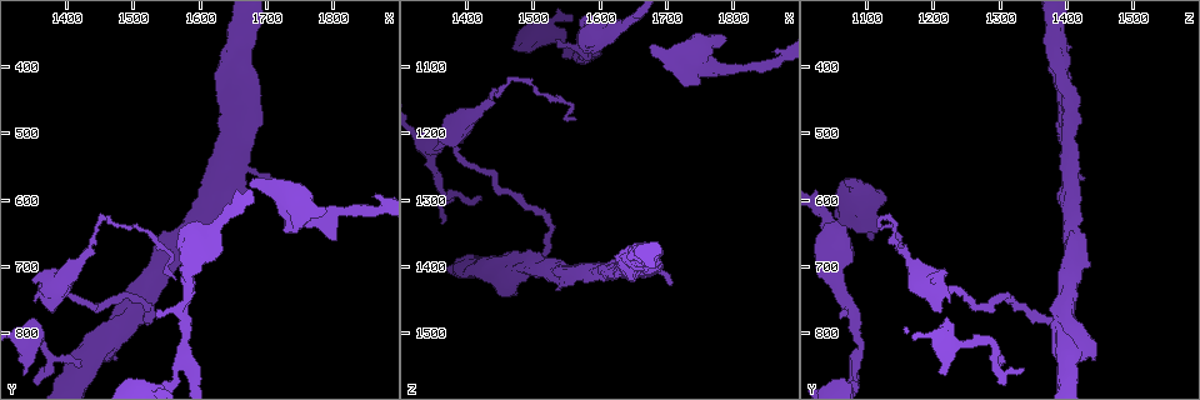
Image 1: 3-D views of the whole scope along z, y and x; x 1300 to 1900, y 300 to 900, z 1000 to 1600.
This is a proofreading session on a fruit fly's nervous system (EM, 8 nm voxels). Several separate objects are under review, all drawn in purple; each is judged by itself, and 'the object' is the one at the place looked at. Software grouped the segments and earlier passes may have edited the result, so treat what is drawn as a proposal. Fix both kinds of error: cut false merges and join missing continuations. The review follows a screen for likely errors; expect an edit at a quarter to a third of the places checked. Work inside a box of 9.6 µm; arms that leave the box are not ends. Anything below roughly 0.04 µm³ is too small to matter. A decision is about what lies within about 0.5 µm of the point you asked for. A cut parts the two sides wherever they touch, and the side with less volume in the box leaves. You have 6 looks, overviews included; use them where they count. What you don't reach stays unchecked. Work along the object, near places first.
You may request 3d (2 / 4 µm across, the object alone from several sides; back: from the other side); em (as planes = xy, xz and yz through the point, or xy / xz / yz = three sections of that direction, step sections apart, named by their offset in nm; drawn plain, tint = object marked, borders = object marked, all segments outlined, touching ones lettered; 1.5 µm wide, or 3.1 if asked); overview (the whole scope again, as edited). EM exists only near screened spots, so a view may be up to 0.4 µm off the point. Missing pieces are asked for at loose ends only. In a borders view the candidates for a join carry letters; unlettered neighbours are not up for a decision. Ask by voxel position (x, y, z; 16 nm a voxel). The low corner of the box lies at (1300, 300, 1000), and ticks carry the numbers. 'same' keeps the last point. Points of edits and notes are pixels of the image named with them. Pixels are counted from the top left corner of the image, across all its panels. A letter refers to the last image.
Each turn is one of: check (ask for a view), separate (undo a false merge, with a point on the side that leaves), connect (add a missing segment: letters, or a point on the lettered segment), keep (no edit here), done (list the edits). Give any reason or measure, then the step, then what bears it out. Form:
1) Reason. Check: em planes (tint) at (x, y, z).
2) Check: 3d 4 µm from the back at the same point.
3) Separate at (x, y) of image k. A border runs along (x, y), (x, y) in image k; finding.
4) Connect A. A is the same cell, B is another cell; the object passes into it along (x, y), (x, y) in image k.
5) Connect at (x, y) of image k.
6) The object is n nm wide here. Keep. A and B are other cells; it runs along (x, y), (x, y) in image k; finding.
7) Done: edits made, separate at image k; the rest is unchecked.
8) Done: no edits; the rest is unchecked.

Thin end. Check: em xy step 4 (borders) at (1420, 850, 1300).

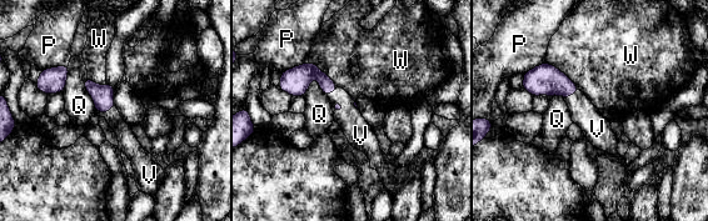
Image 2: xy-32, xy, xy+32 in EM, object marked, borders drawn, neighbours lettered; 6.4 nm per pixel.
Check: em planes (borders) at the same point.

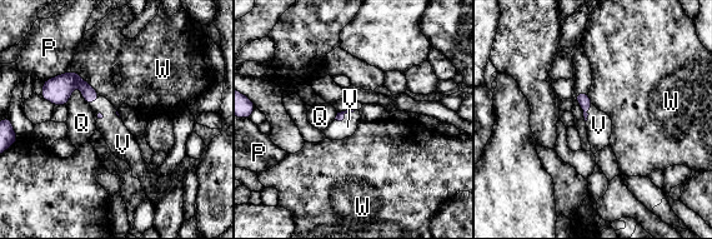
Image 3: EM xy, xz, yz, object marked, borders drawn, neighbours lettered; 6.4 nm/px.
Connect V. V is the same cell, P, Q and W are other cells; it goes on there.

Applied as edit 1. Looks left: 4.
Sudden change in width. Check: em planes (borders) at (1415, 695, 1170).

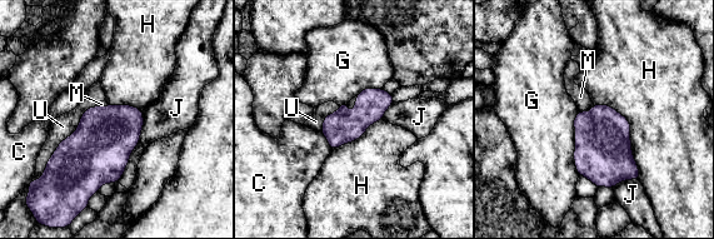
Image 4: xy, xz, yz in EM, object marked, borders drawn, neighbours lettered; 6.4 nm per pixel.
The object is 220 nm wide here. Keep. C, G, H, J, M and U are other cells; a border runs along (594, 104), (627, 119), (639, 179) in image 4; continuous, no second neuron.

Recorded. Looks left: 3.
Three arms meet. Check: 3d 2 µm from the back at (1570, 820, 1095).

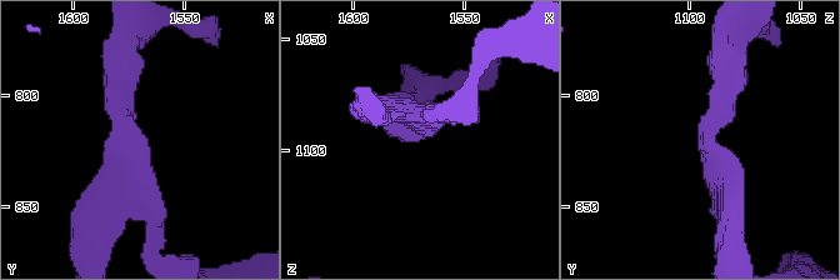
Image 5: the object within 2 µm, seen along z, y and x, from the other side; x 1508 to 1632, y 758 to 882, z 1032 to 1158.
3 arms meet here; now the EM. Check: em planes (borders) at (1574, 821, 1092).

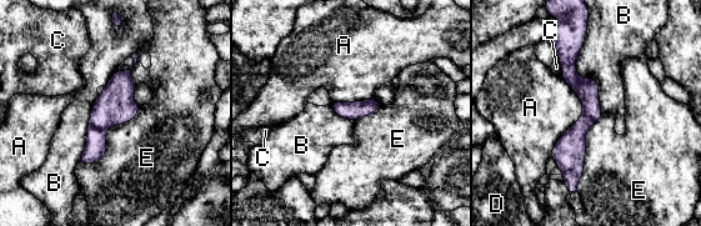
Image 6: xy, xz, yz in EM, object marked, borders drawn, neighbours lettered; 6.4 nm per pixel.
The object is 110 nm wide here. Keep. A, B, C, D and E are other cells; a border runs along (561, 76), (582, 115), (551, 155) in image 6; all the same neuron.

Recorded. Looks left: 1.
Done: edits made, connect at image 3; the rest is unchecked.

